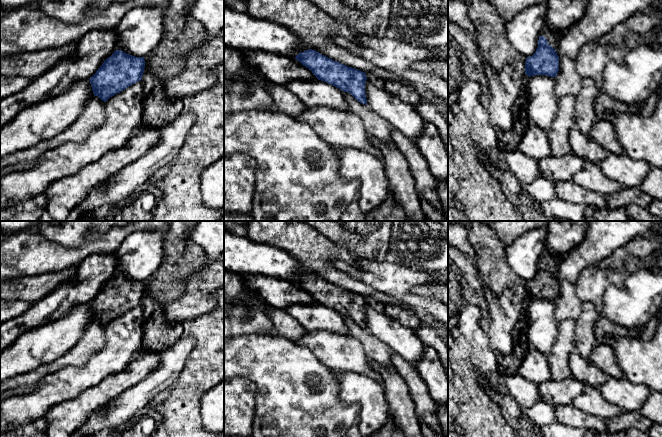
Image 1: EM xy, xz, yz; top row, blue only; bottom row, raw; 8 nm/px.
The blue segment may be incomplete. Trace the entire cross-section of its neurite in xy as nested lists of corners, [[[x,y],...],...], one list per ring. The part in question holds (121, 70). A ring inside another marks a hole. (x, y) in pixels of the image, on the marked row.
[[[116,50],[89,79],[94,96],[106,102],[110,97],[141,80],[144,57],[135,57]]]

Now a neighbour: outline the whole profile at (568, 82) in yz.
[[[566,55],[559,57],[559,71],[555,81],[555,97],[560,100],[566,95],[576,95],[581,89],[583,78],[576,72],[576,61]]]

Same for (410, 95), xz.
[[[369,72],[365,74],[369,82],[415,108],[424,97],[424,93],[417,88],[401,84],[395,80],[381,79]]]

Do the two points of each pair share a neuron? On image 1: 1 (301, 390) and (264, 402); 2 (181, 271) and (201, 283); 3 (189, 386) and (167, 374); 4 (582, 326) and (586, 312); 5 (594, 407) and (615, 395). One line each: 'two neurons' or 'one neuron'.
1: one neuron
2: two neurons
3: two neurons
4: one neuron
5: two neurons

